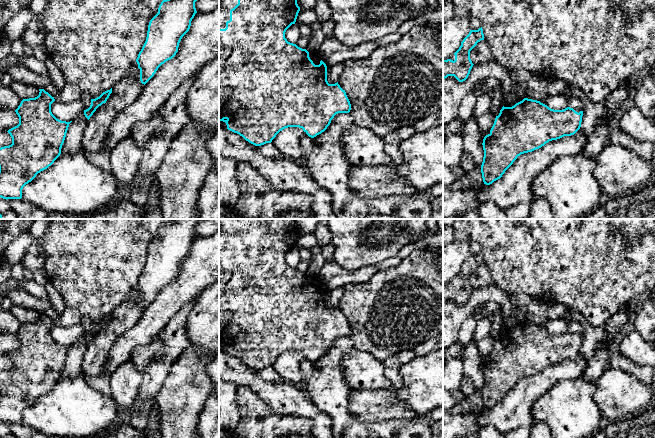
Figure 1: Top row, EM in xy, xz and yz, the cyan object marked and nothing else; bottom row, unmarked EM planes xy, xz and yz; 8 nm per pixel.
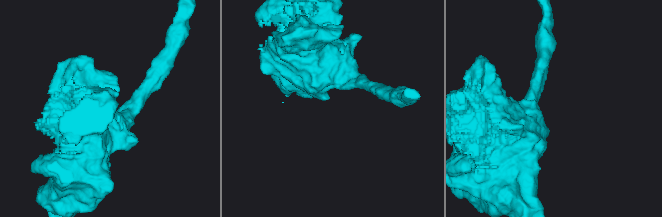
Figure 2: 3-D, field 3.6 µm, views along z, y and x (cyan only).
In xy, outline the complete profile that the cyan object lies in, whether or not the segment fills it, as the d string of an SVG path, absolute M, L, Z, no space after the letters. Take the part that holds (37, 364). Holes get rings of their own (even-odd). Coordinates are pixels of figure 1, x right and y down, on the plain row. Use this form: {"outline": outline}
{"outline": "M44 313L39 315L37 321L21 325L15 334L19 348L7 355L12 362L12 368L0 372L0 421L6 424L21 423L23 411L60 380L69 348L72 346L57 343L51 336L54 321Z"}

